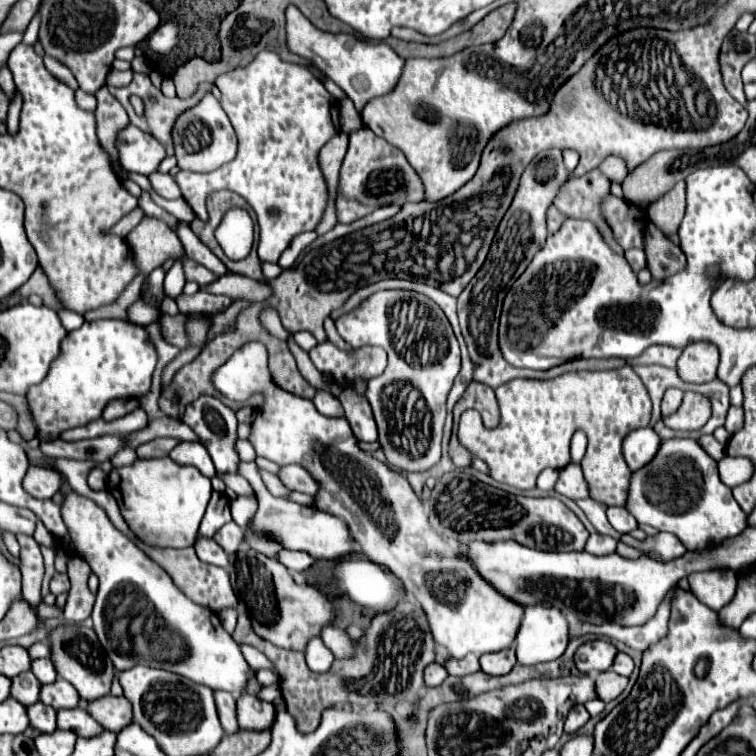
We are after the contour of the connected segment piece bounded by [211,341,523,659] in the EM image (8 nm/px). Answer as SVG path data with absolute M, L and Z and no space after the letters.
M253 341L253 343L243 345L239 351L235 351L231 355L231 359L225 365L221 365L213 373L211 381L223 397L237 401L237 403L247 401L253 393L264 394L263 407L255 412L255 419L251 424L251 437L249 437L257 455L265 457L269 461L275 461L279 465L299 463L317 479L321 489L315 495L315 499L317 499L315 507L321 511L327 511L335 517L345 519L355 543L363 549L363 553L371 561L389 567L403 581L405 591L411 593L413 599L419 601L419 605L423 607L429 627L431 627L431 633L433 633L433 641L439 647L443 647L449 657L463 659L467 653L483 655L483 653L495 653L495 651L511 647L517 627L523 617L523 607L505 599L503 595L499 595L491 585L487 585L487 581L483 581L473 571L471 565L467 565L467 561L451 545L447 545L441 537L437 537L431 529L427 529L429 517L427 517L421 501L413 493L407 477L399 471L391 471L385 463L381 463L381 461L373 459L369 453L361 451L357 447L357 439L355 439L347 419L323 417L309 399L295 397L295 395L285 393L283 389L273 385L271 377L269 377L269 369L267 369L267 349L263 349L263 343Z

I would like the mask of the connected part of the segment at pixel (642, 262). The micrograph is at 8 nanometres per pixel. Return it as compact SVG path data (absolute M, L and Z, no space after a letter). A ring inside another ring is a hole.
M627 249L627 251L625 251L625 257L627 257L627 261L631 263L631 267L633 267L635 271L641 271L641 269L647 265L645 251L643 251L643 249Z

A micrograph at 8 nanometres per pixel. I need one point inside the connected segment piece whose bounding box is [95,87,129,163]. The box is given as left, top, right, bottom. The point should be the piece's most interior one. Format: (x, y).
(111, 118)

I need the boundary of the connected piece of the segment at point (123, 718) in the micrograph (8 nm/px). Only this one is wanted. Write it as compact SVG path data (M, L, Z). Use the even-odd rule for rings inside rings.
M101 697L97 701L91 701L87 705L87 711L95 717L97 723L103 725L103 729L119 733L125 729L133 717L131 717L131 703L125 697Z

